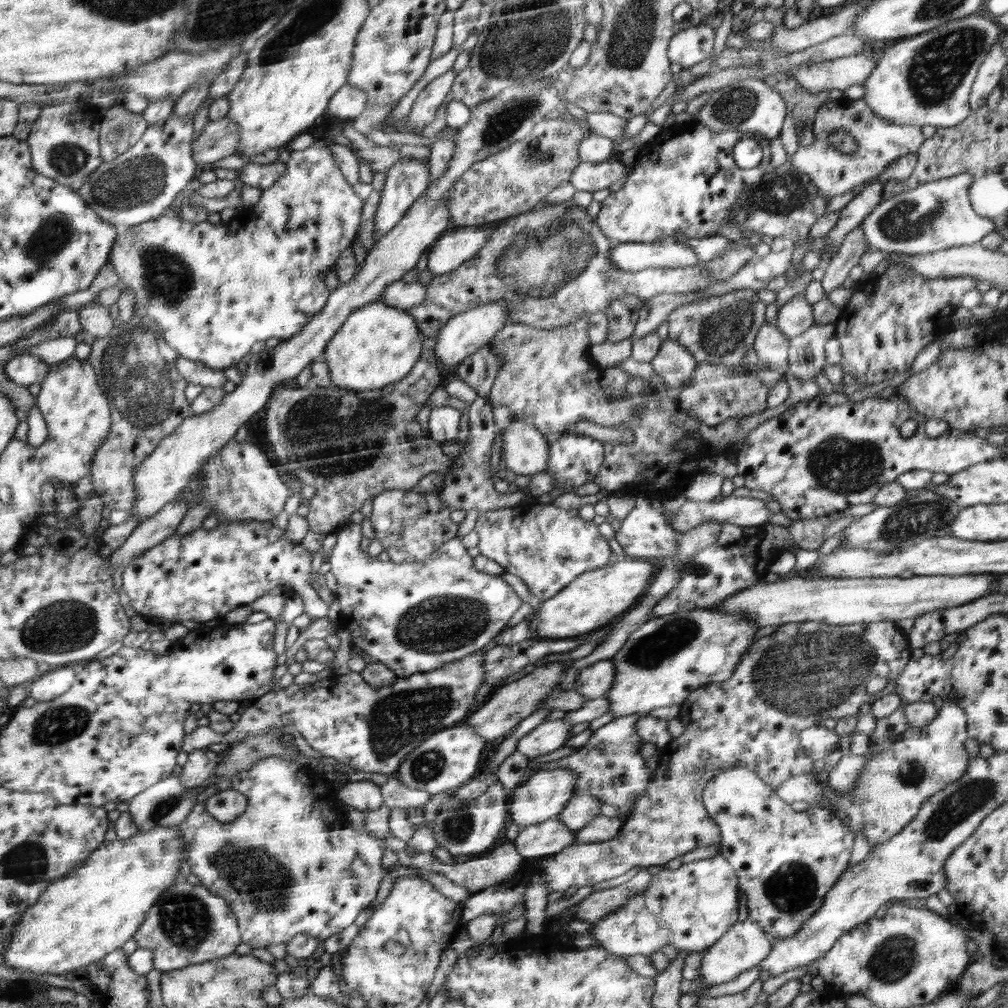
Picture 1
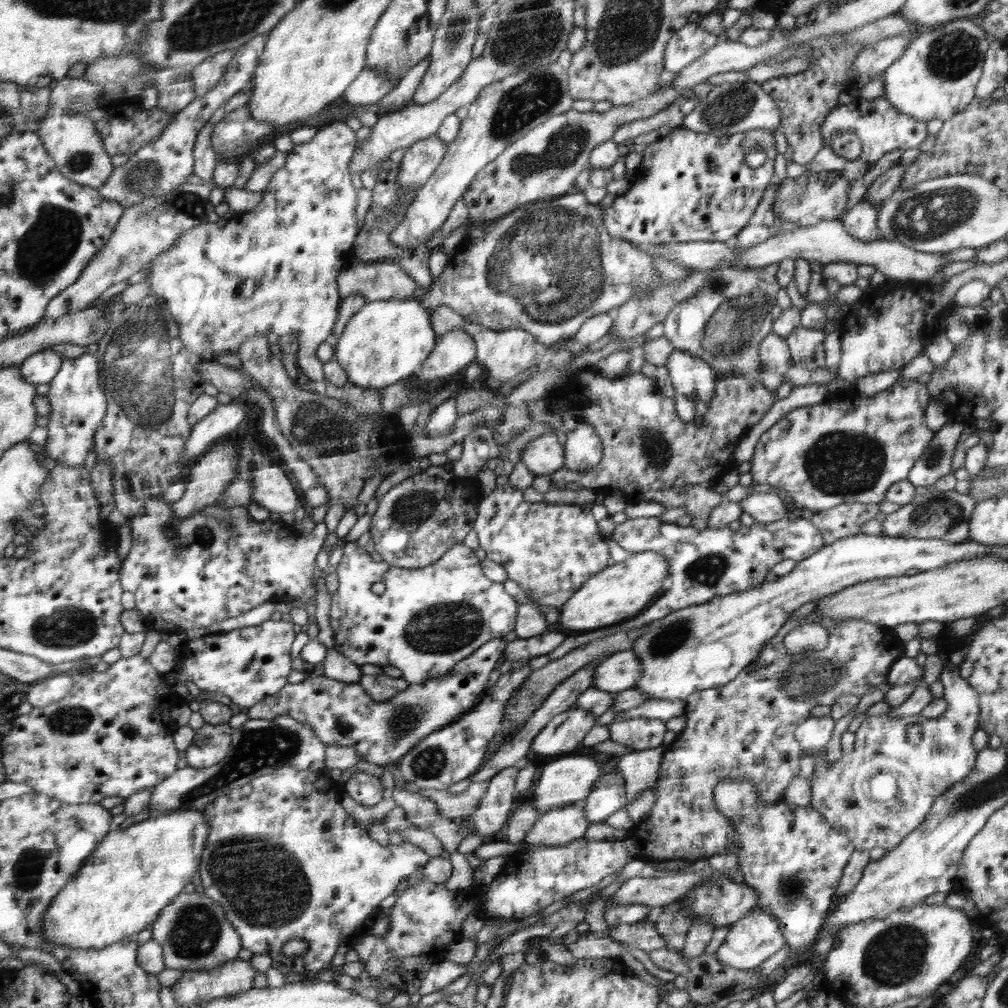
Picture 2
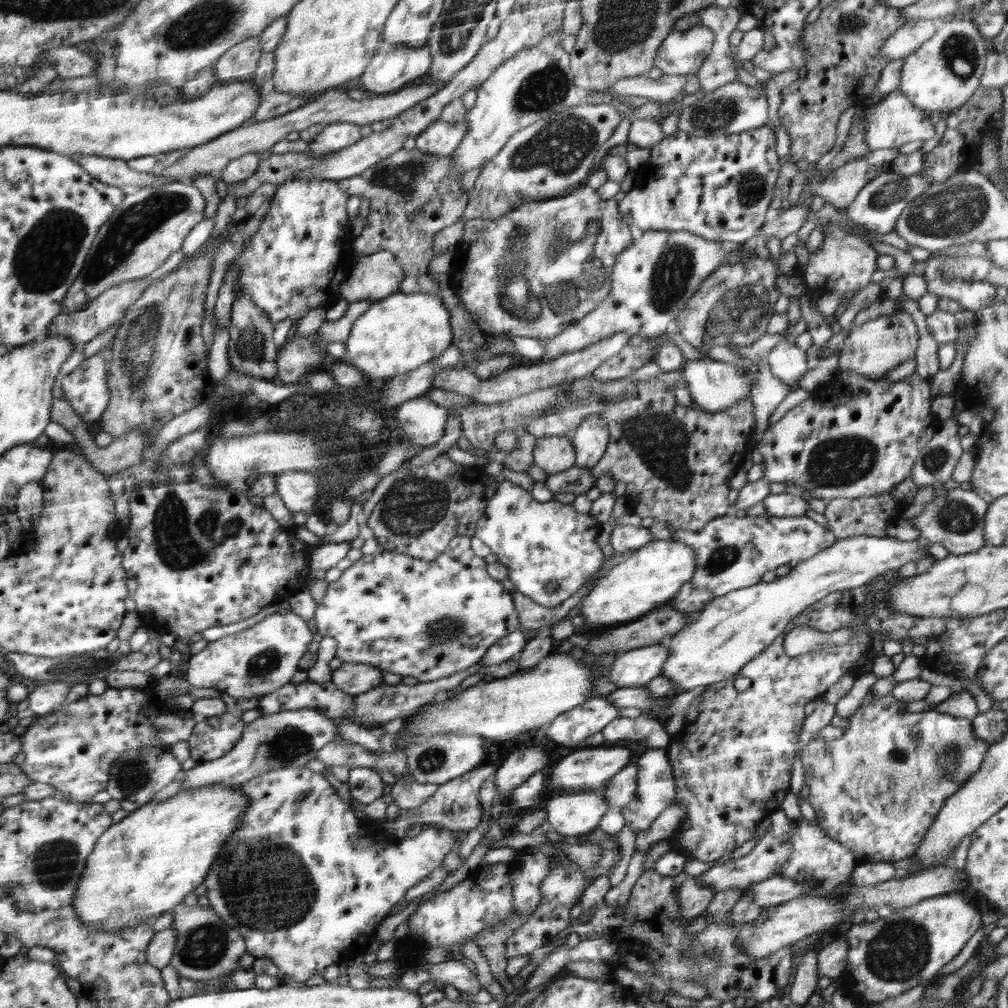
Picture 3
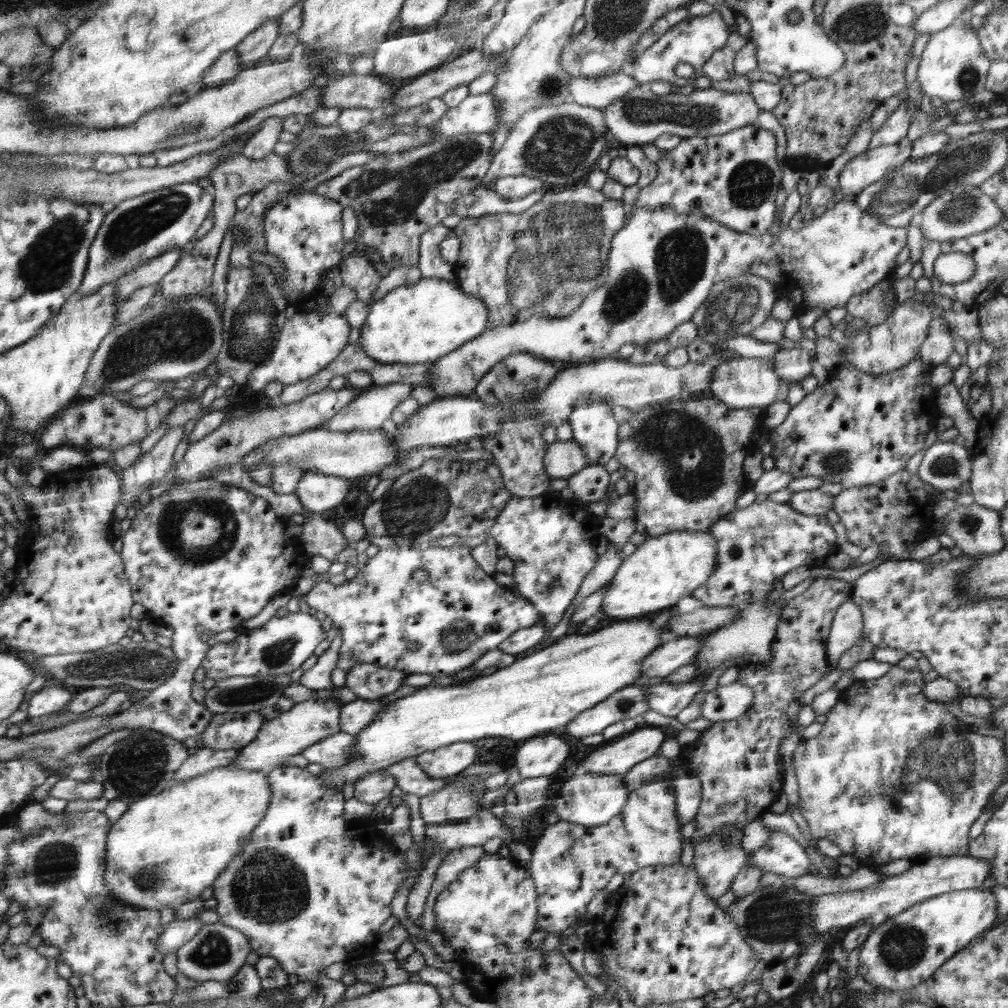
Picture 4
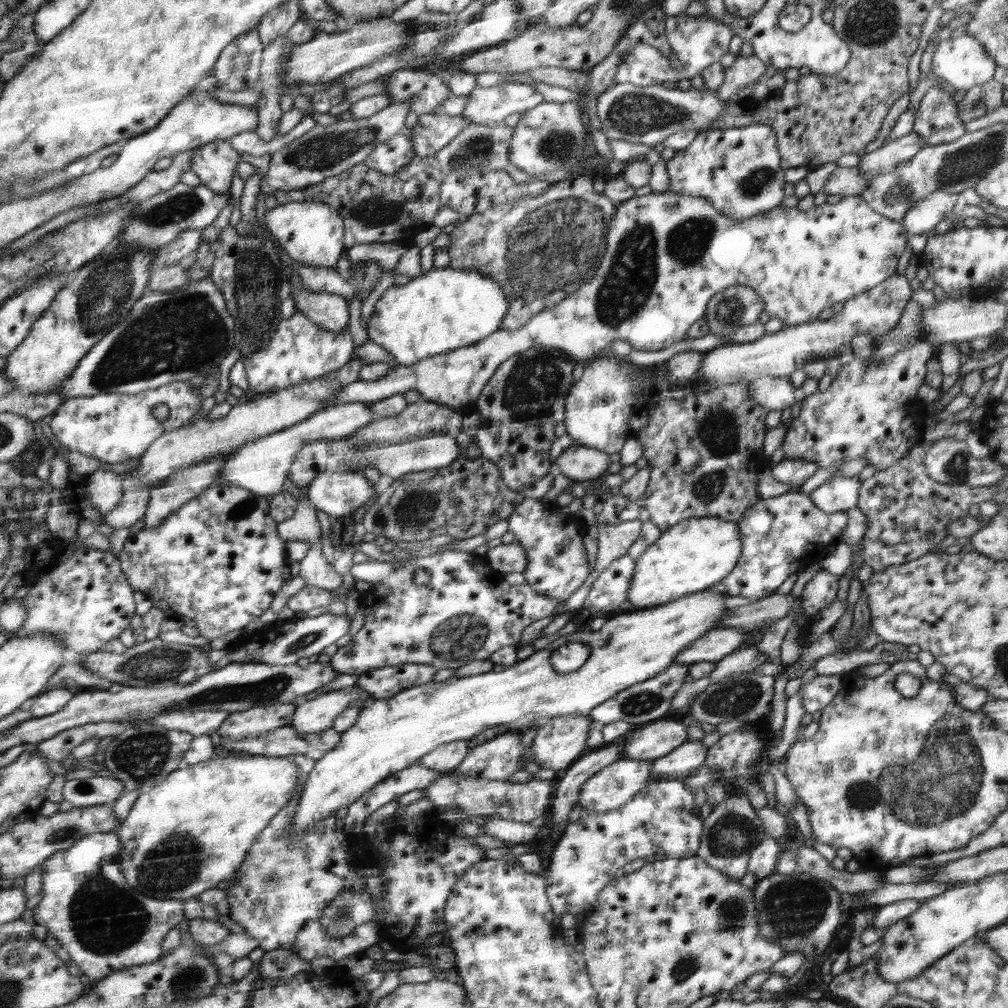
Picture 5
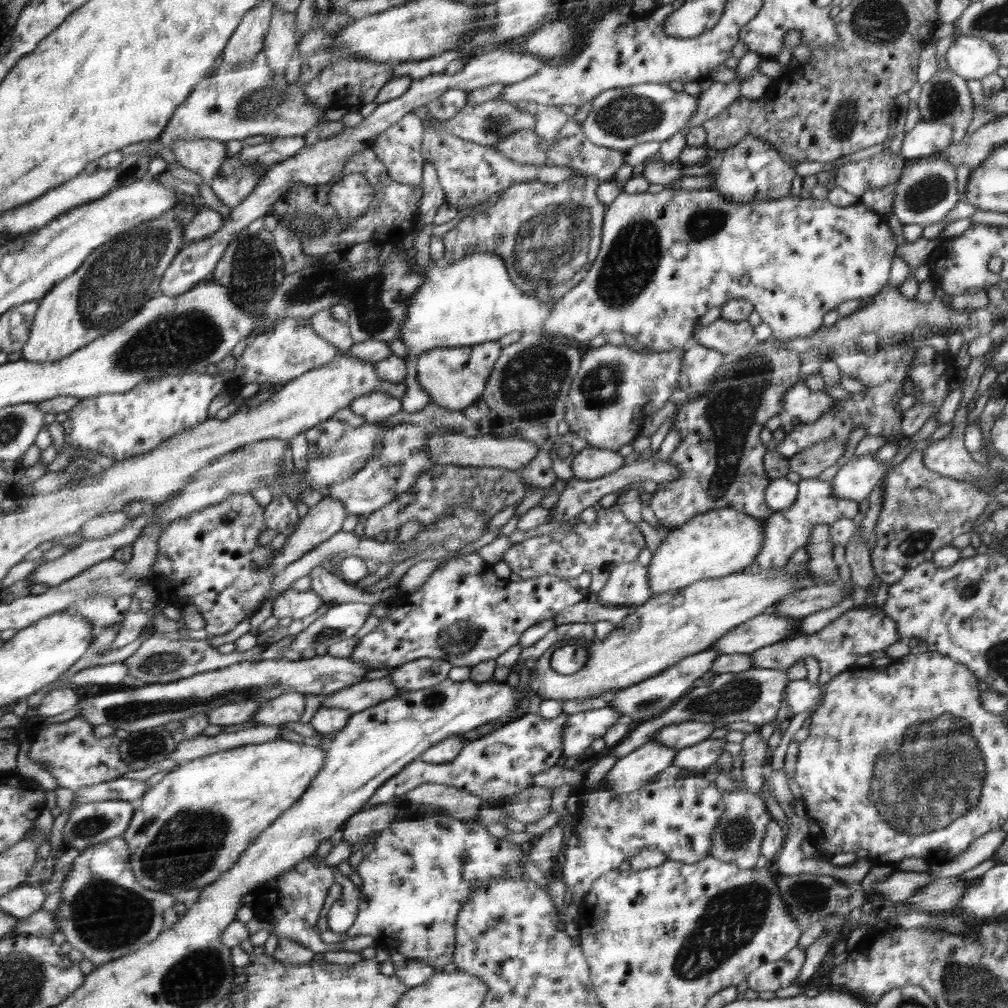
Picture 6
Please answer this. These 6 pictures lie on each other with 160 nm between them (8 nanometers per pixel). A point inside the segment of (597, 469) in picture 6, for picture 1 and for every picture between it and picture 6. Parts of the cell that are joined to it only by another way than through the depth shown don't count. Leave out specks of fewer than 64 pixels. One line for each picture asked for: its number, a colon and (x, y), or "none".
1: (525, 450)
2: (545, 454)
3: (554, 454)
4: (563, 459)
5: (580, 463)

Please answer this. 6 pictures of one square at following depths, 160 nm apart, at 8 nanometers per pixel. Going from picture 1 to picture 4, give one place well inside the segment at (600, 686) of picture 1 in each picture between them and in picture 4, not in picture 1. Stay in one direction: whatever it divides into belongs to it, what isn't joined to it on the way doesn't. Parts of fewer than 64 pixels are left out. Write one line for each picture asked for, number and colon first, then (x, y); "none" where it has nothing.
2: (619, 671)
3: (639, 666)
4: (669, 656)

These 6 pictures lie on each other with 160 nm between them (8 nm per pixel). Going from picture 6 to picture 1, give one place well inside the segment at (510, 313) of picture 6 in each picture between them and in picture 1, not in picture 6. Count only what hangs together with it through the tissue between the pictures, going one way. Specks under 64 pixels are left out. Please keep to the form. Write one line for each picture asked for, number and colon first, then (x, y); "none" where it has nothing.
1: (379, 344)
2: (385, 341)
3: (395, 335)
4: (412, 324)
5: (444, 309)

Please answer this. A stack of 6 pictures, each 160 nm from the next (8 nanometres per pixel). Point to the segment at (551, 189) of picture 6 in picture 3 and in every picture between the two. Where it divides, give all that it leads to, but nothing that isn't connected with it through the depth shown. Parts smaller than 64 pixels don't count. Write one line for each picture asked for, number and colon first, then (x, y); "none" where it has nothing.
3: (568, 245)
4: (518, 269)
5: (542, 239)

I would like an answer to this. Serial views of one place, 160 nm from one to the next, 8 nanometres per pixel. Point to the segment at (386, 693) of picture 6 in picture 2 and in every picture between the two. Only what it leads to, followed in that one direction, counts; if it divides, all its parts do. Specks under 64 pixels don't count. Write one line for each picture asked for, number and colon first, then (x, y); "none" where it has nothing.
2: (259, 745)
3: (292, 738)
4: (292, 731)
5: (318, 714)

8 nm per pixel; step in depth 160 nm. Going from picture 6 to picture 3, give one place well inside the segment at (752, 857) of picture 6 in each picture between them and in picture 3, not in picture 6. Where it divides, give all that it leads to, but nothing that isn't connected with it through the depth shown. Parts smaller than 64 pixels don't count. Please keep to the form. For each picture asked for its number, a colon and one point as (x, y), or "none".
3: (693, 898)
4: (718, 858)
5: (732, 831)

